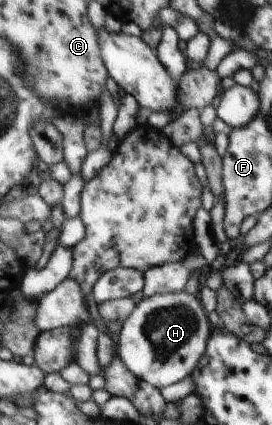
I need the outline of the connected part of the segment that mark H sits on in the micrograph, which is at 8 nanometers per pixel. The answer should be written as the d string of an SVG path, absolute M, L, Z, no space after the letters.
M181 292L142 299L123 323L119 334L120 358L139 378L159 389L181 381L196 369L204 355L212 327L197 297Z

